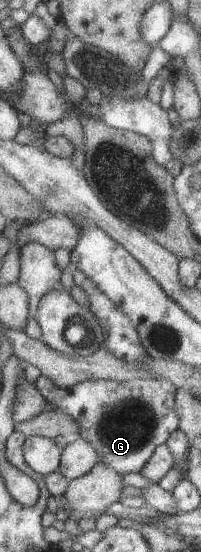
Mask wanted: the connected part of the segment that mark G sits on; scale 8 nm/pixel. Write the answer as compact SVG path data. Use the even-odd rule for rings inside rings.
M42 373L35 385L56 410L66 411L76 419L82 438L94 445L100 461L120 474L141 474L156 449L167 444L181 427L177 413L177 388L166 377L130 381L90 379L64 389Z

